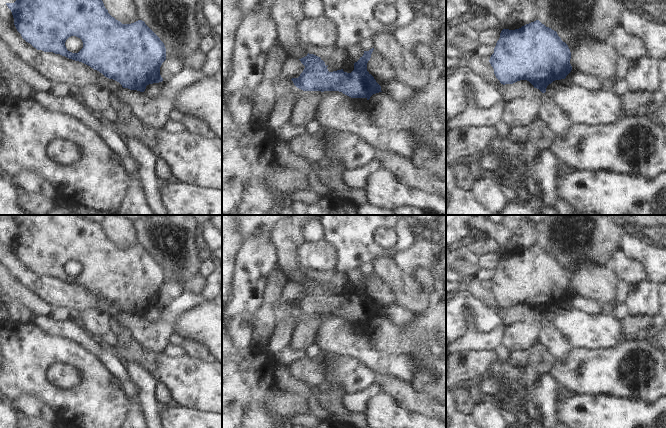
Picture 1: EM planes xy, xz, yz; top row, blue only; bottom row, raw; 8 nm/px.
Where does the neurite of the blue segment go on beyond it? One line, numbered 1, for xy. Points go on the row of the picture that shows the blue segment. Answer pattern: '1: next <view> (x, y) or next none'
1: next none

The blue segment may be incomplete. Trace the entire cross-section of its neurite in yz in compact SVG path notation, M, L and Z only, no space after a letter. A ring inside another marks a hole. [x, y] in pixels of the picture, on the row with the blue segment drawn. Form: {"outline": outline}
{"outline": "M536 20L519 29L503 29L489 62L501 84L527 80L534 88L545 93L549 84L555 80L565 79L571 72L570 59L570 49L557 32Z"}

